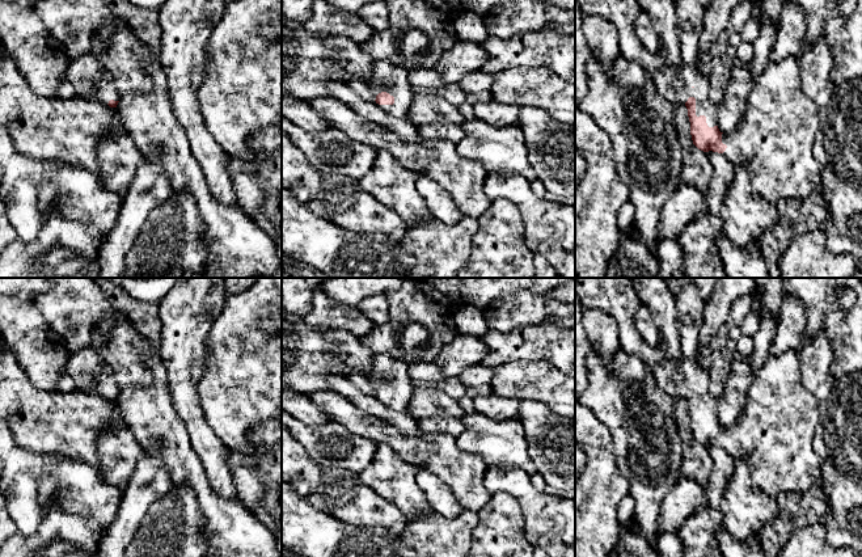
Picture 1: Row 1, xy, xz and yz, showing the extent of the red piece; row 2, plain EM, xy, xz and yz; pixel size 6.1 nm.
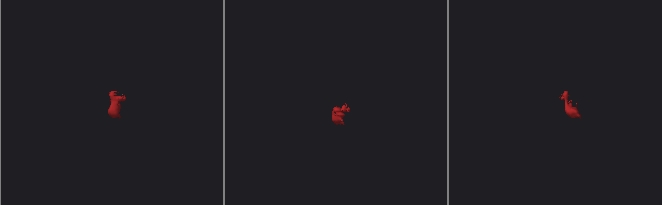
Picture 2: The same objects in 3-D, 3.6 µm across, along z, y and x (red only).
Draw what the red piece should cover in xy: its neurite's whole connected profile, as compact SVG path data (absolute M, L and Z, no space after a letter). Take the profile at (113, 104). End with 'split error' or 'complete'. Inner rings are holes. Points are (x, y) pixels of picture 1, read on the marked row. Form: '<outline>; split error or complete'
M92 54L72 59L67 69L67 80L79 97L117 107L119 93L113 76Z; split error

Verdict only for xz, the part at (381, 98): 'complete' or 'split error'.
split error

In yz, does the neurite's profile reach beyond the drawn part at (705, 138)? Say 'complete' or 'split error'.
split error

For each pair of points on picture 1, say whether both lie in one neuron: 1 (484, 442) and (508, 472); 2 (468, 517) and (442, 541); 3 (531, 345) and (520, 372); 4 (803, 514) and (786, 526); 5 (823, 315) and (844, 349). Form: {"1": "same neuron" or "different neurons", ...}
{"1": "different neurons", "2": "same neuron", "3": "different neurons", "4": "same neuron", "5": "same neuron"}

